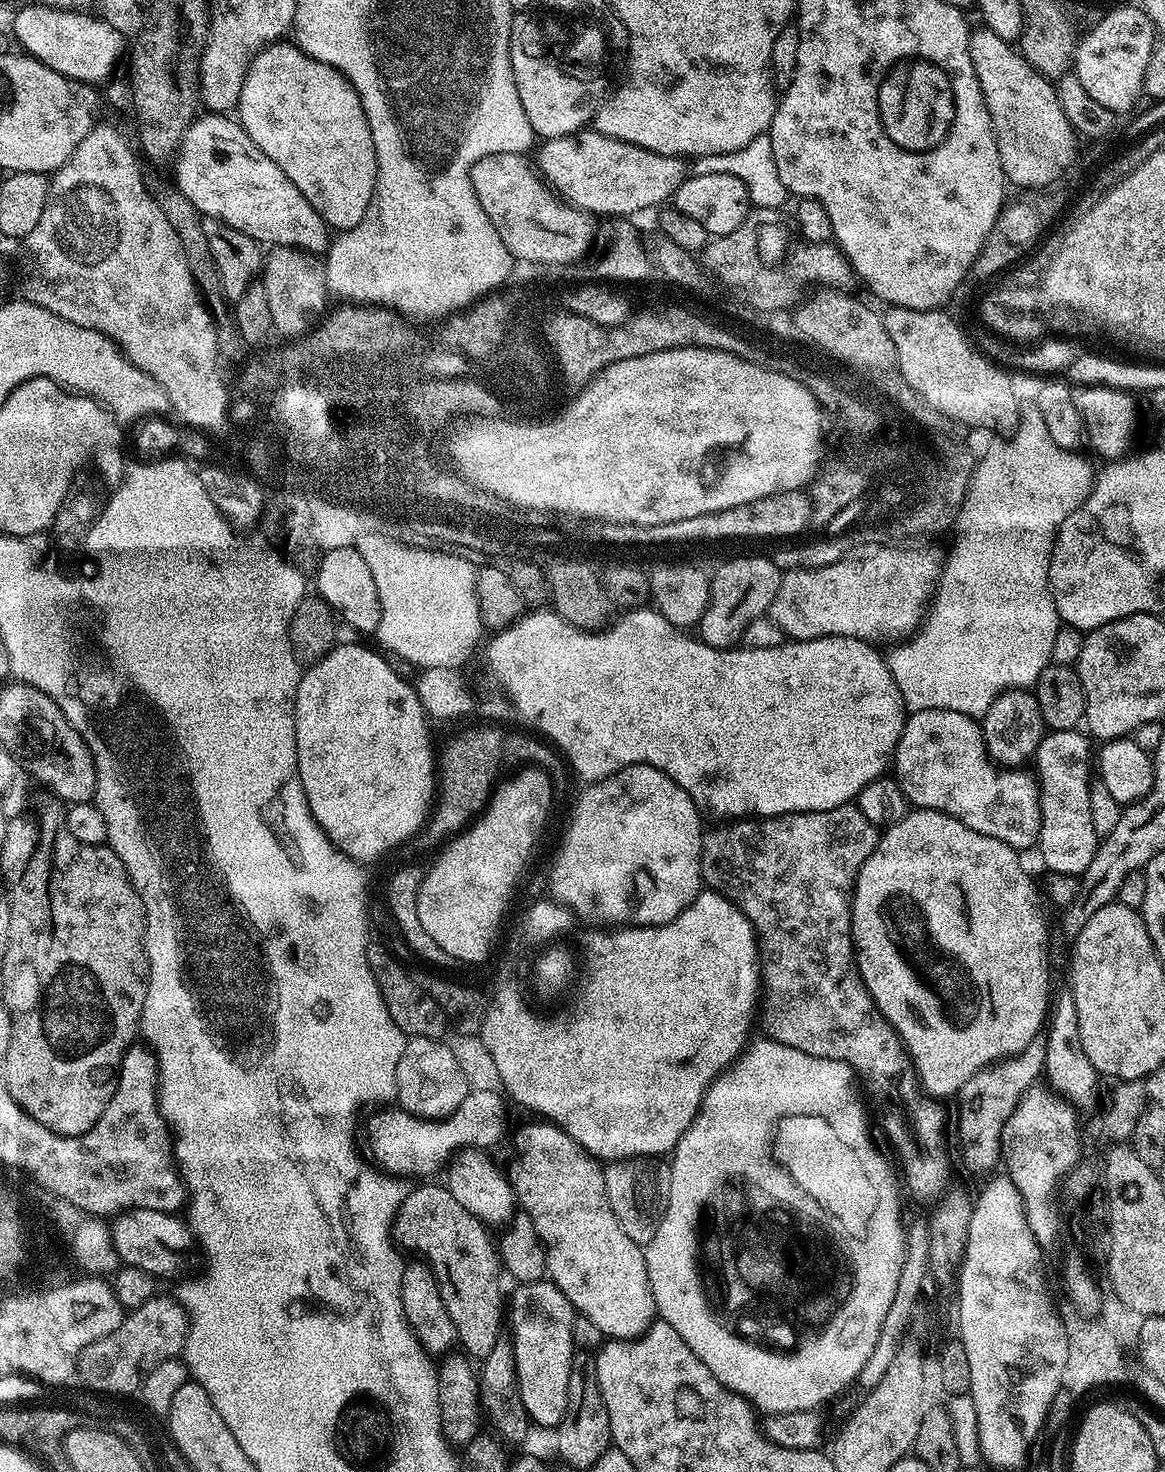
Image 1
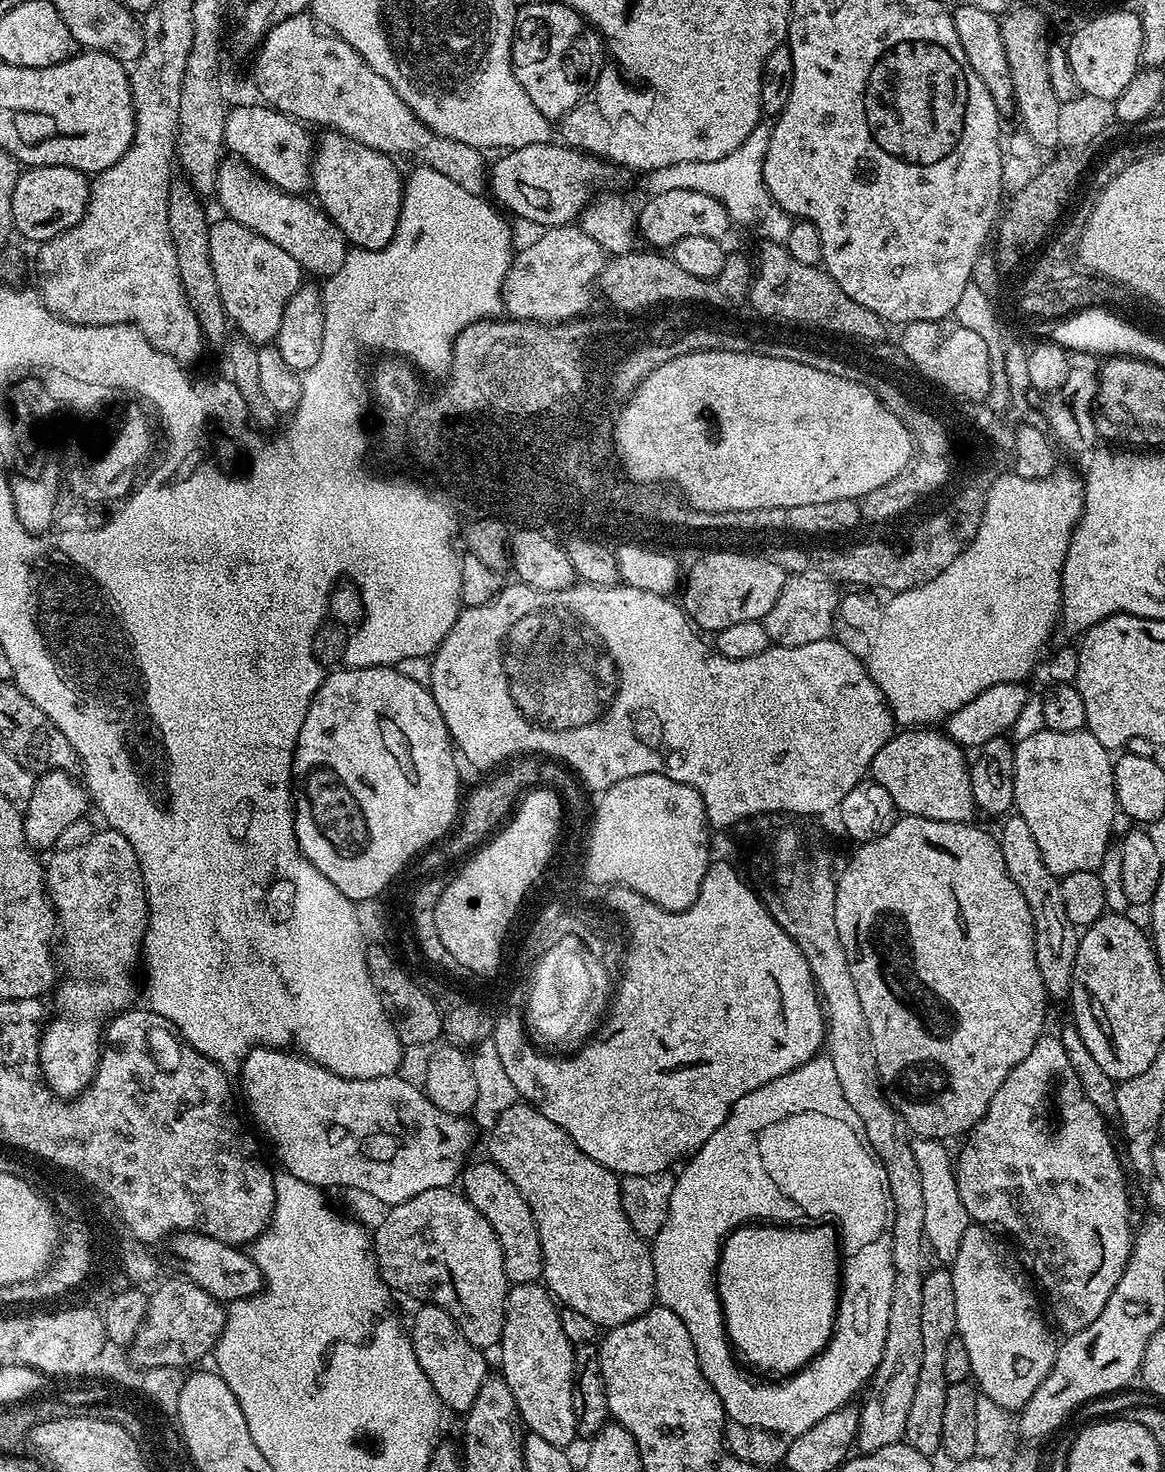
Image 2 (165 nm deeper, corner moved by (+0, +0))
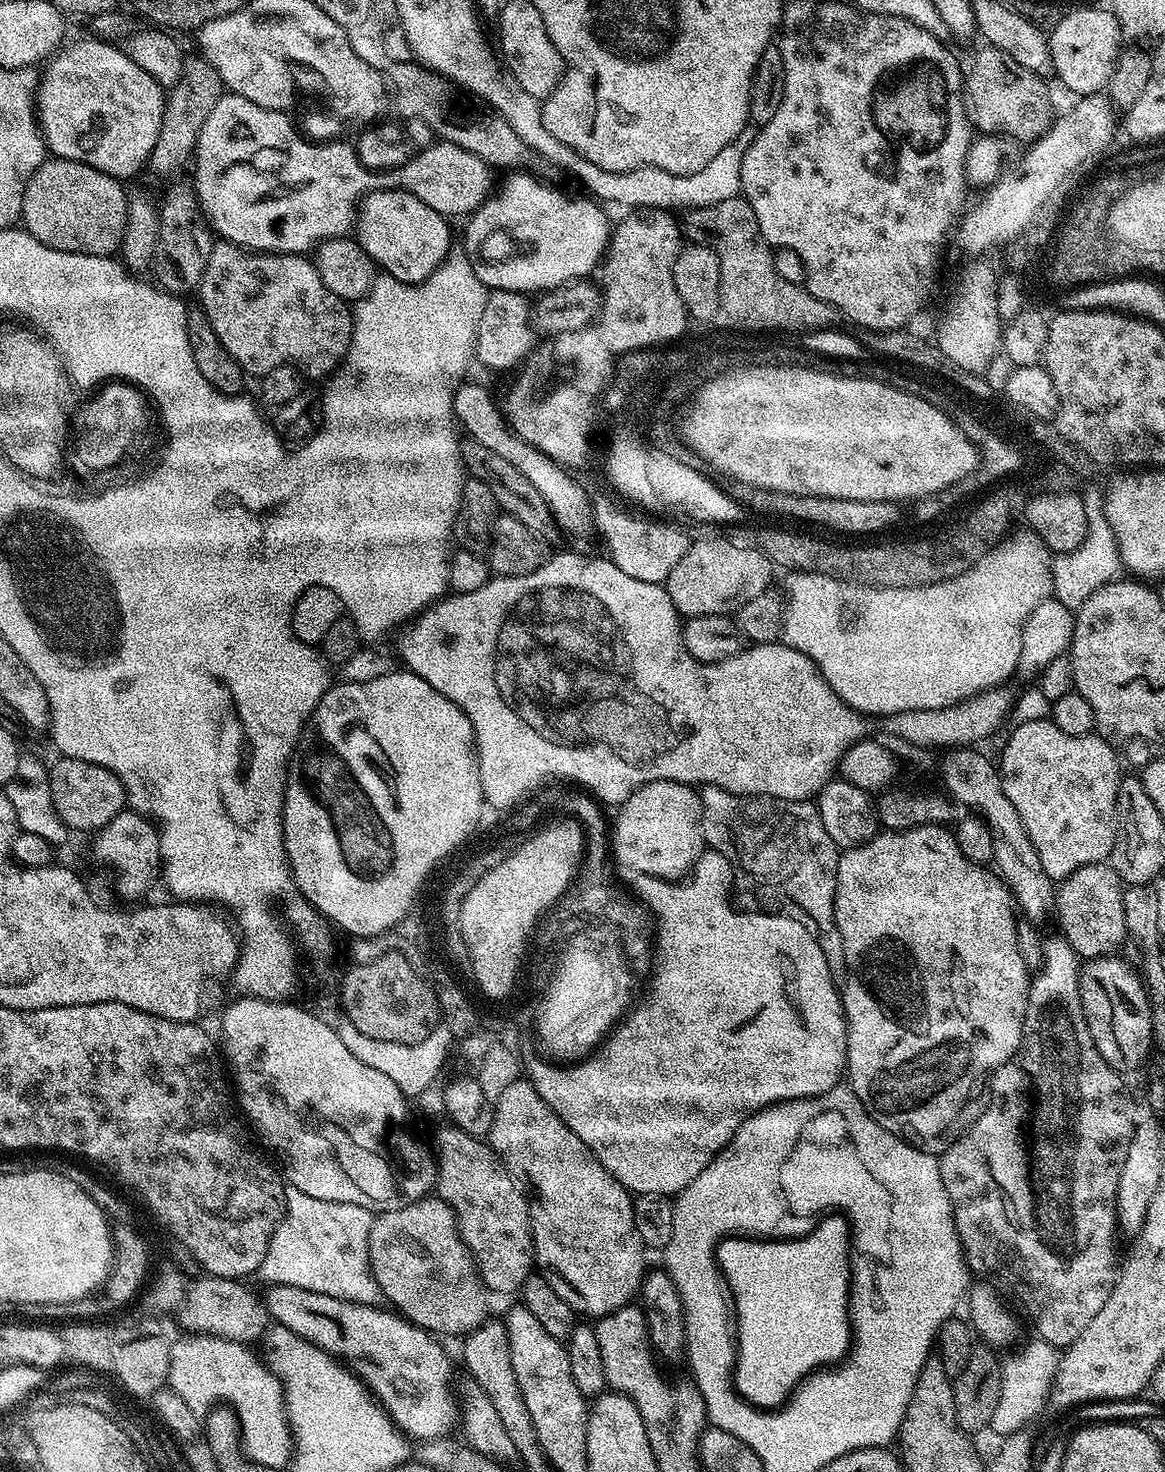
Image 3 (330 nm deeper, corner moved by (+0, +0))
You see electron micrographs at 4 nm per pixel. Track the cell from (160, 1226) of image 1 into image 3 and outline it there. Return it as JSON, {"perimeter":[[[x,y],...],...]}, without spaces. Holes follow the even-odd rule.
{"perimeter":[[[274,1284],[267,1289],[269,1292],[262,1296],[264,1307],[268,1309],[269,1317],[279,1327],[289,1328],[295,1336],[300,1336],[304,1340],[309,1340],[314,1346],[318,1346],[322,1351],[328,1353],[333,1358],[339,1358],[363,1383],[366,1385],[369,1393],[378,1401],[381,1408],[387,1413],[388,1419],[404,1433],[405,1437],[416,1440],[436,1440],[439,1436],[448,1436],[452,1432],[452,1427],[455,1429],[458,1424],[458,1400],[454,1395],[454,1384],[452,1388],[452,1364],[448,1361],[448,1356],[444,1353],[444,1348],[439,1344],[441,1341],[437,1339],[431,1332],[424,1331],[423,1328],[418,1328],[414,1324],[409,1324],[403,1316],[395,1314],[393,1311],[382,1311],[379,1307],[370,1305],[355,1304],[352,1301],[342,1301],[338,1298],[327,1297],[326,1294],[311,1293],[310,1290],[299,1289],[298,1286],[288,1286]]]}

